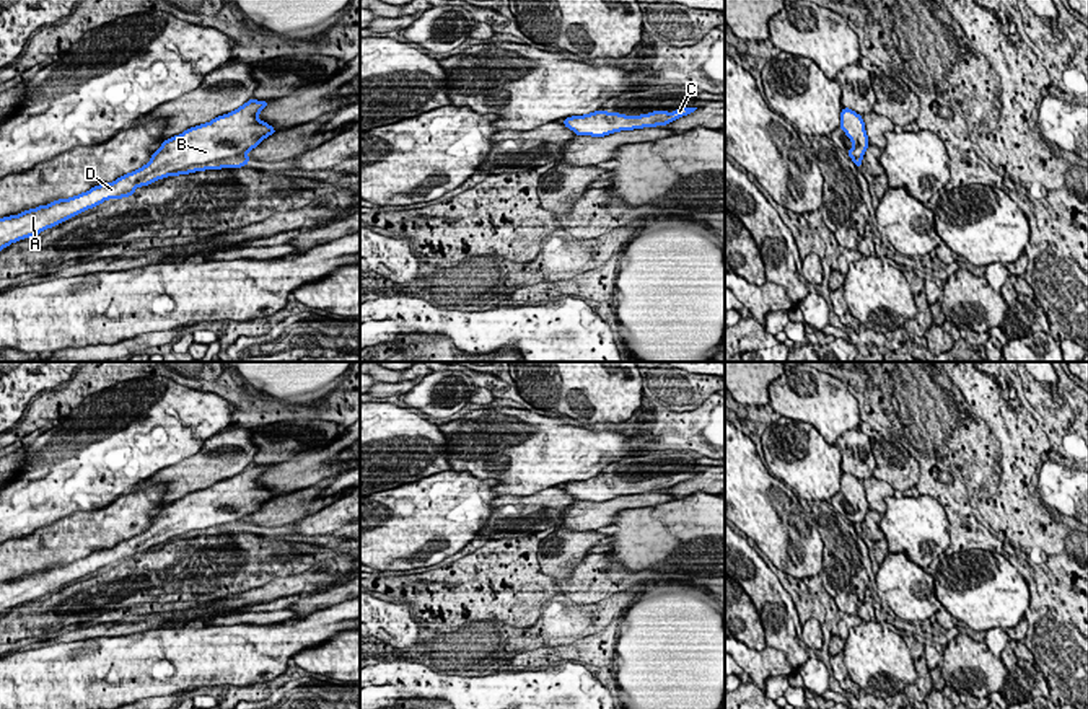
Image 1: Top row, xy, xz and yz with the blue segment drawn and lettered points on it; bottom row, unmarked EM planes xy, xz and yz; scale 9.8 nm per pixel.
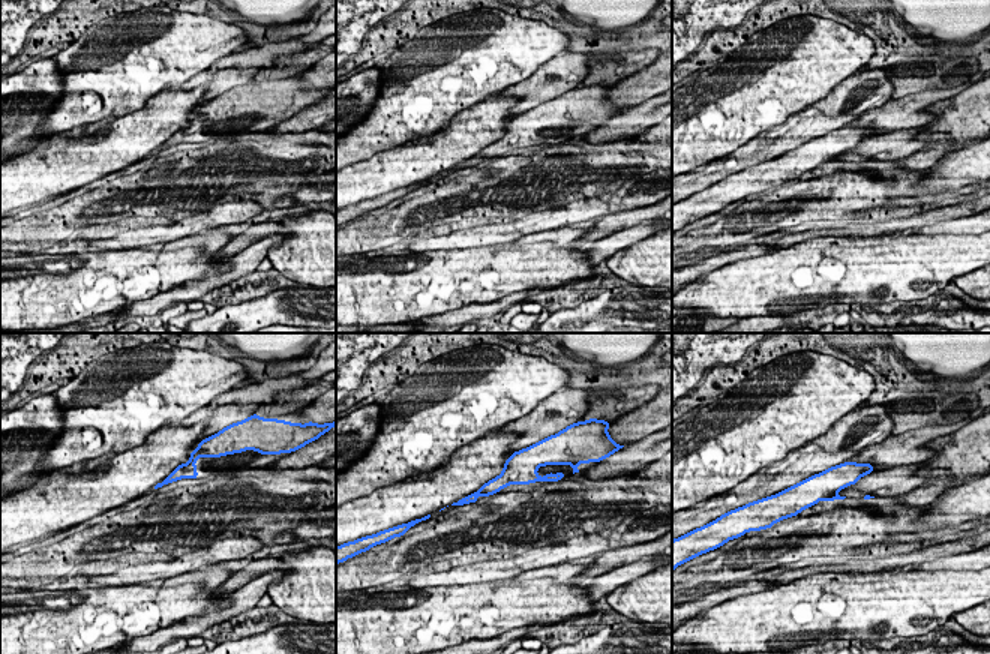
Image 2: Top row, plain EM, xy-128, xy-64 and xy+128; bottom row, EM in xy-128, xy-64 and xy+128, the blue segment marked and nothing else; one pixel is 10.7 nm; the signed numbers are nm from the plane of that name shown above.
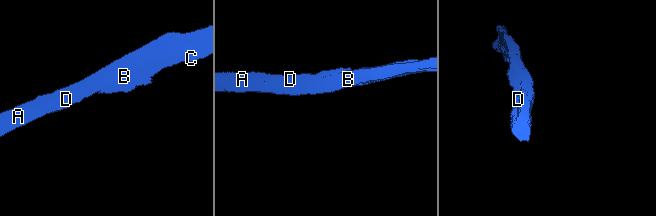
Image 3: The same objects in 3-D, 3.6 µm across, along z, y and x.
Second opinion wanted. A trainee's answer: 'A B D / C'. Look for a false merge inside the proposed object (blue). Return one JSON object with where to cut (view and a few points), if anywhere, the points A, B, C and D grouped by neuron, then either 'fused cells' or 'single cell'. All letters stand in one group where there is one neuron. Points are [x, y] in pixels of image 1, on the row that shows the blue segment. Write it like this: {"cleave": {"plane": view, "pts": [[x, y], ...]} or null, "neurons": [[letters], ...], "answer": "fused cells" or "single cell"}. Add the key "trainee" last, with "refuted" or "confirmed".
{"cleave": null, "neurons": [["A", "B", "C", "D"]], "answer": "single cell", "trainee": "refuted"}

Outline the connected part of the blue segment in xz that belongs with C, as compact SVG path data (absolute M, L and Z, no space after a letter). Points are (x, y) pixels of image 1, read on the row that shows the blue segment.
M678 108L674 112L653 111L642 116L624 116L617 112L594 111L585 116L564 119L564 126L575 135L604 137L619 130L666 126L678 117L694 112L697 108Z

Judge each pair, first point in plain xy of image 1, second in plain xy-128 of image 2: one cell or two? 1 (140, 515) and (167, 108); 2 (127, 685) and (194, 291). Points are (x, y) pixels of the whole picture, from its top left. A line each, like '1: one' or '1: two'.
1: one
2: two

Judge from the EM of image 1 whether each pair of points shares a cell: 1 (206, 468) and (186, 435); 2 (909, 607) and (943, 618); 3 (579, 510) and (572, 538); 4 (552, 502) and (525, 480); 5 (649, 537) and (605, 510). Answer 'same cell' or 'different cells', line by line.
1: different cells
2: different cells
3: different cells
4: different cells
5: different cells

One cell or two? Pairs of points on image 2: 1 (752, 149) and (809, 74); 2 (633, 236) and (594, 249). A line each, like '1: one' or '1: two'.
1: two
2: one

